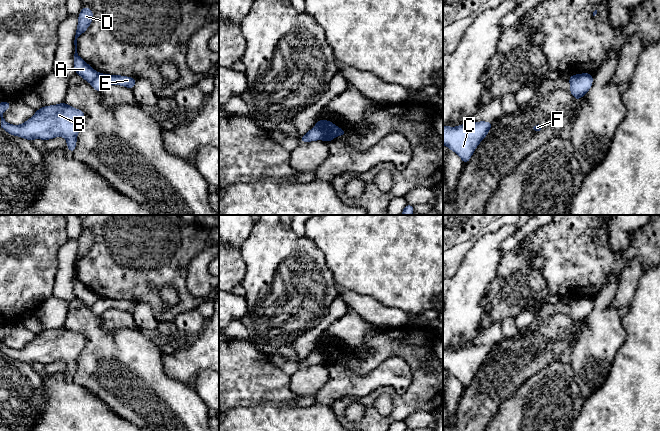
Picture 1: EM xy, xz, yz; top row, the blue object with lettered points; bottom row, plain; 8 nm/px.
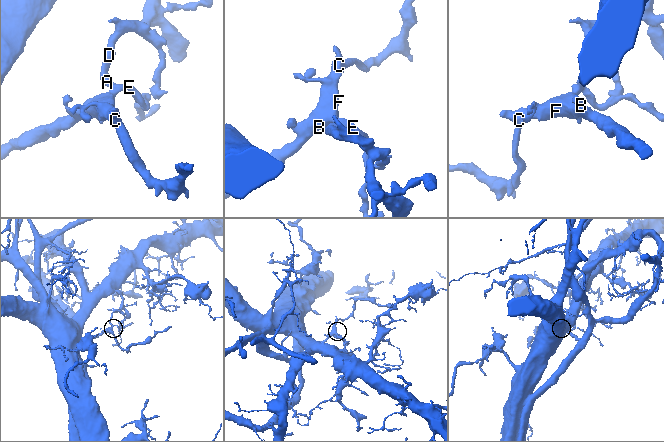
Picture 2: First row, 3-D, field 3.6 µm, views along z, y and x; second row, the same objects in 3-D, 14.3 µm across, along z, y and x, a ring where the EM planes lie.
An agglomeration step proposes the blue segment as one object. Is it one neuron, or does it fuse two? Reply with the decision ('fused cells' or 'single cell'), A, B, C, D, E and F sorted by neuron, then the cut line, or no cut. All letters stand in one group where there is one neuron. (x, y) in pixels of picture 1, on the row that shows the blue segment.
fused cells; groups A D / B C E F; cut xz (314, 127), (320, 132), (321, 138)

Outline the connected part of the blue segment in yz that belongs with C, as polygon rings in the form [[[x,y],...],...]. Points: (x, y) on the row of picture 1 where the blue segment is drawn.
[[[470,121],[457,127],[443,126],[443,145],[468,163],[479,143],[487,136],[493,122]]]

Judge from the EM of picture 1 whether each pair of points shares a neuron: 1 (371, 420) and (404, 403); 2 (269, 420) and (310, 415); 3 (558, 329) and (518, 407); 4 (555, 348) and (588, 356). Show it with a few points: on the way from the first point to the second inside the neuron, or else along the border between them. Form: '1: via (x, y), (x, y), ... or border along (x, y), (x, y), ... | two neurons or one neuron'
1: via (380, 420), (389, 420), (397, 412) | one neuron
2: via (279, 420), (300, 420) | one neuron
3: border along (556, 360), (538, 370), (518, 388) | two neurons
4: border along (582, 330), (576, 342), (569, 350) | two neurons

